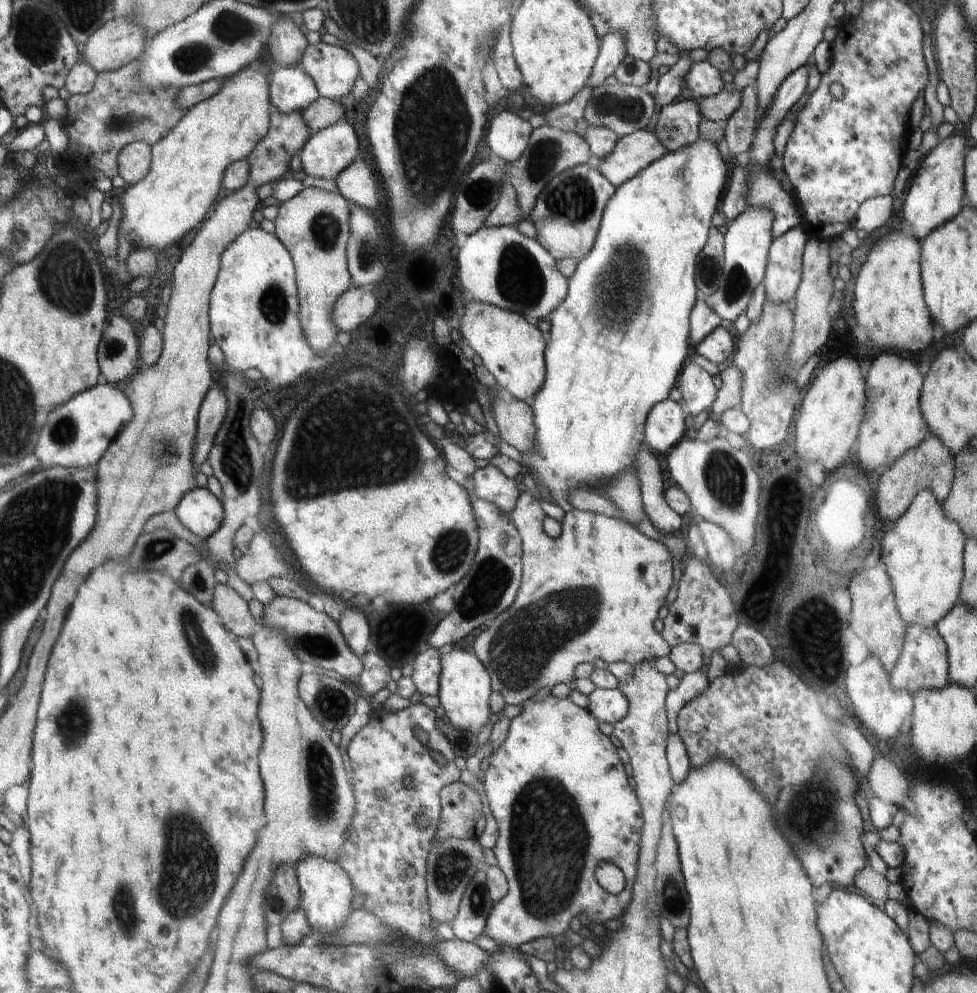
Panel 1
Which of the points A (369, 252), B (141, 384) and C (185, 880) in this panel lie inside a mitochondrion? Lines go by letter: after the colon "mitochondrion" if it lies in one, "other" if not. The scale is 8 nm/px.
A: mitochondrion
B: other
C: mitochondrion

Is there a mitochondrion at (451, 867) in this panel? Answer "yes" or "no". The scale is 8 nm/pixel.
yes

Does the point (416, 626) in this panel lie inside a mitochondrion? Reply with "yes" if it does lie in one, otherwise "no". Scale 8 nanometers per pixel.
no

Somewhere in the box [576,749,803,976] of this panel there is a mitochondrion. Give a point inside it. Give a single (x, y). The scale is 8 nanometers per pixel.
(671, 891)

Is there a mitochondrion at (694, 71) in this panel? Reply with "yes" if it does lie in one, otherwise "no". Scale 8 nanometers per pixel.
no

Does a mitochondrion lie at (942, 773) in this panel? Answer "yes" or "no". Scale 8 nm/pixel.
no

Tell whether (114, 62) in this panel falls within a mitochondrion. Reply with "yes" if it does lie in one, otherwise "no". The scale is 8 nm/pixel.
no

